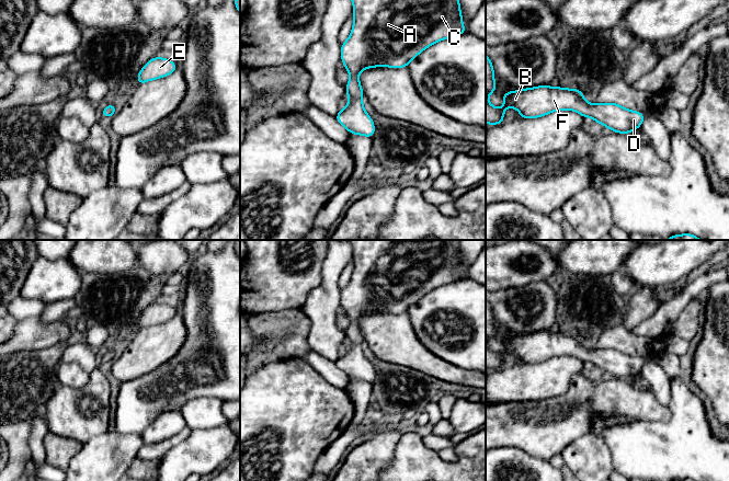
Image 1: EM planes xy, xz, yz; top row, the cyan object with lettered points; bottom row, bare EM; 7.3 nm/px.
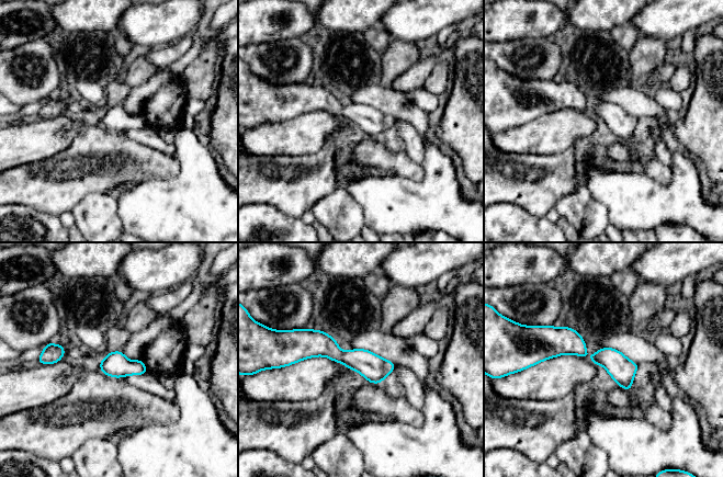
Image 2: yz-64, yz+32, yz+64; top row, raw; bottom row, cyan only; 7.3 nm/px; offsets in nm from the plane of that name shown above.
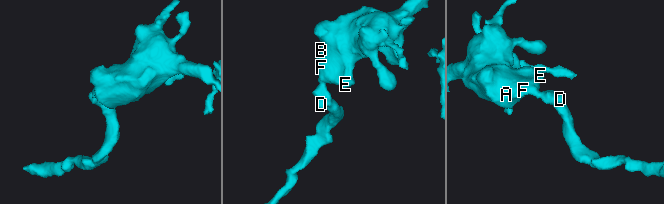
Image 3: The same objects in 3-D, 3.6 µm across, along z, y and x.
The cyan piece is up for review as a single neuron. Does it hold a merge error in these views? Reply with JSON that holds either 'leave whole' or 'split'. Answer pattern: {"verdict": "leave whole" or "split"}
{"verdict": "leave whole"}

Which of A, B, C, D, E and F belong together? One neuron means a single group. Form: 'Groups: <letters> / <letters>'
Groups: A B C D E F

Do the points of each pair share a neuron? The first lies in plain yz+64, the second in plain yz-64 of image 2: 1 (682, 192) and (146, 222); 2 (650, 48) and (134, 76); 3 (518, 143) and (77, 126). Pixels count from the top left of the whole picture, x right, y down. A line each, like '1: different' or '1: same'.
1: same
2: same
3: same

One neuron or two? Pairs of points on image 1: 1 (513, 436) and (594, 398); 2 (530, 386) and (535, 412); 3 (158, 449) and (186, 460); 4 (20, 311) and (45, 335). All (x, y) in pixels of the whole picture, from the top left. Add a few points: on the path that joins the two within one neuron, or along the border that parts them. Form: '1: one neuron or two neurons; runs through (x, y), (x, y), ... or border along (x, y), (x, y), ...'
1: one neuron; runs through (533, 426), (547, 426), (570, 416), (574, 412)
2: two neurons; border along (558, 396), (537, 400), (507, 401)
3: two neurons; border along (186, 437), (175, 444), (159, 460)
4: two neurons; border along (38, 316), (25, 317), (18, 322)

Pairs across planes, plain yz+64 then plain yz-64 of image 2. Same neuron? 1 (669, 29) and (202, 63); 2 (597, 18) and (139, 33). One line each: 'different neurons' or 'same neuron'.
1: different neurons
2: different neurons

